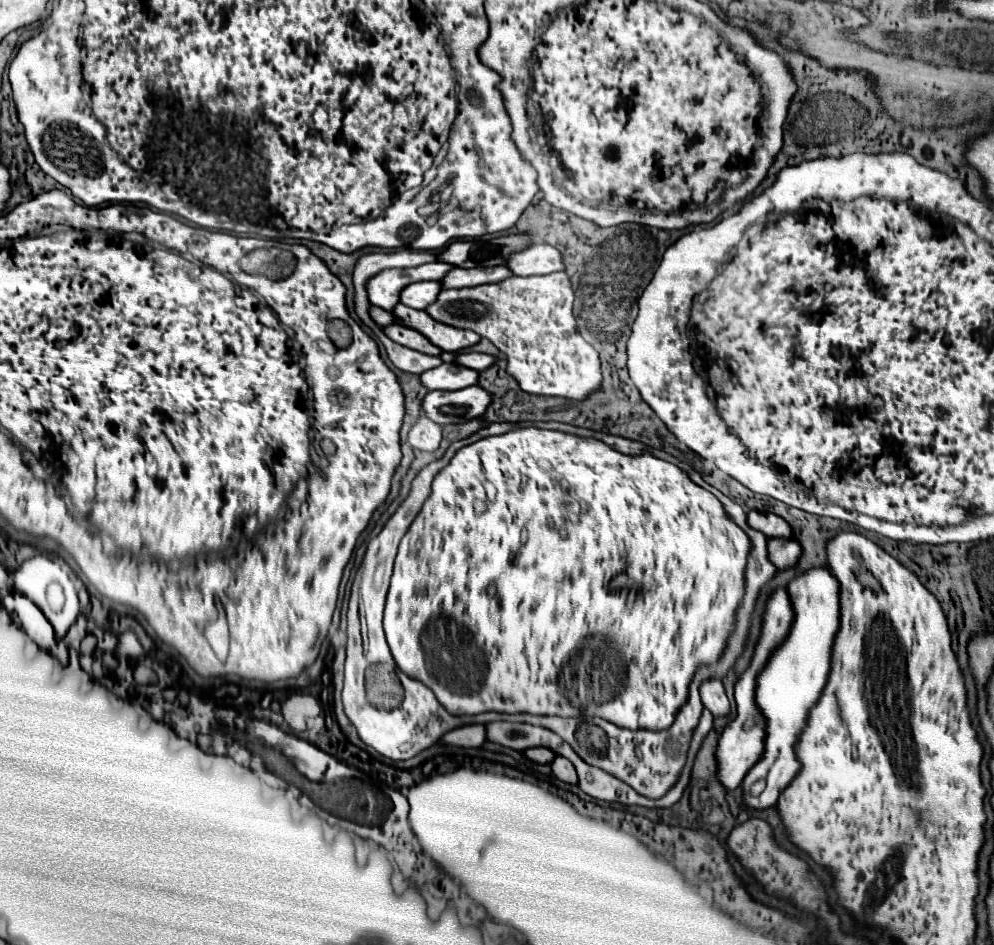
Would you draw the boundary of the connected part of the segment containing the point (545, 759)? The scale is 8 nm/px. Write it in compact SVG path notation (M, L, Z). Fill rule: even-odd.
M529 748L527 752L525 752L525 756L529 758L529 760L533 760L533 762L539 762L539 764L551 764L553 762L553 758L555 758L555 752L551 752L549 748Z

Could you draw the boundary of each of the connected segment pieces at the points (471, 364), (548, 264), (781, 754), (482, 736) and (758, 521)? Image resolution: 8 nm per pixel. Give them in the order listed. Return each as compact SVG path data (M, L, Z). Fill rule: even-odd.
M477 352L457 354L457 358L455 358L457 364L463 364L463 366L467 366L467 368L475 368L477 372L483 370L483 368L487 368L487 366L491 366L491 364L495 364L495 360L497 360L497 358L491 356L491 354L477 354Z
M545 242L531 244L531 248L525 248L523 252L517 252L507 260L507 266L517 276L535 276L535 274L551 274L565 270L563 254Z
M811 568L797 578L793 578L787 586L787 592L793 600L795 622L785 638L785 642L773 652L767 666L757 678L757 704L767 718L767 738L765 738L765 754L751 768L751 772L743 780L743 788L749 794L753 782L765 780L767 786L759 796L745 798L745 806L749 808L769 808L777 802L779 794L791 784L797 776L801 762L795 752L795 744L803 728L807 726L809 710L821 698L821 692L827 684L831 672L831 654L835 636L839 632L841 608L839 608L839 582L831 574L829 568Z
M469 724L455 728L443 736L445 744L453 746L465 746L465 748L479 748L487 740L487 730L481 724Z
M749 510L747 520L749 520L749 526L753 526L755 530L761 530L767 538L771 538L771 536L783 536L783 538L787 538L793 532L793 528L787 524L787 520L783 520L777 514L771 514L771 512Z

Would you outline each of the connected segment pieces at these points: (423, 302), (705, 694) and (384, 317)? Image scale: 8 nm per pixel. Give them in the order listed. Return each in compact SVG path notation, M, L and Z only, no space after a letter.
M425 280L425 282L415 282L409 284L403 292L401 292L401 304L409 306L409 308L417 308L417 310L425 310L429 304L433 304L437 300L437 294L443 290L441 282L437 280Z
M707 680L703 686L701 686L701 700L703 700L703 706L715 716L727 716L731 712L731 704L727 700L727 694L725 694L725 688L723 688L723 682L721 680Z
M377 308L377 310L371 310L371 318L379 324L379 326L389 326L391 322L393 322L393 316L391 316L393 312L387 312L387 310L383 310L383 308Z

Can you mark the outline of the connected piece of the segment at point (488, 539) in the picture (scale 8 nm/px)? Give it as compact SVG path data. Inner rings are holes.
M535 426L515 428L459 448L451 462L435 476L431 496L411 522L395 558L383 618L387 644L395 664L409 678L421 680L425 686L429 686L447 712L457 716L481 714L489 710L545 716L587 714L613 720L621 728L663 730L675 722L675 712L679 712L679 708L687 702L689 684L699 664L719 660L727 648L729 636L735 632L737 610L745 594L747 554L751 548L751 538L733 522L723 504L709 490L697 486L689 474L679 470L675 464L659 460L647 450L637 456L627 456L597 438L583 438L569 432L543 430Z

